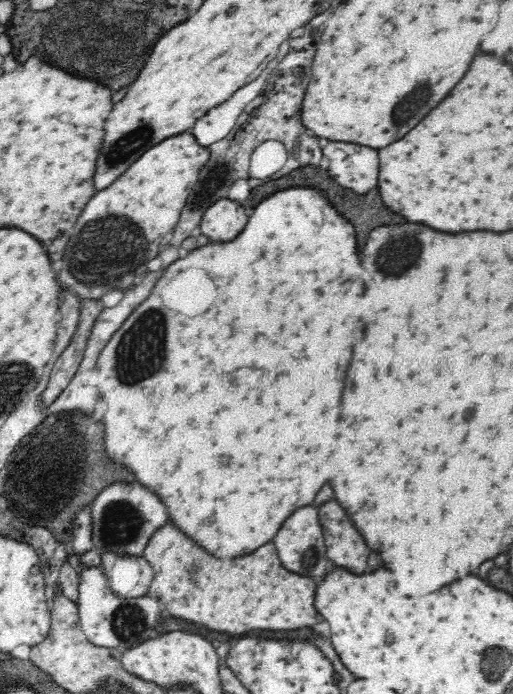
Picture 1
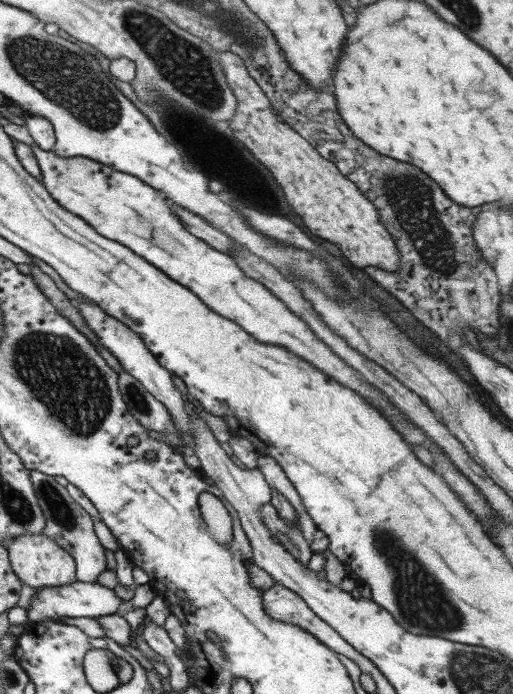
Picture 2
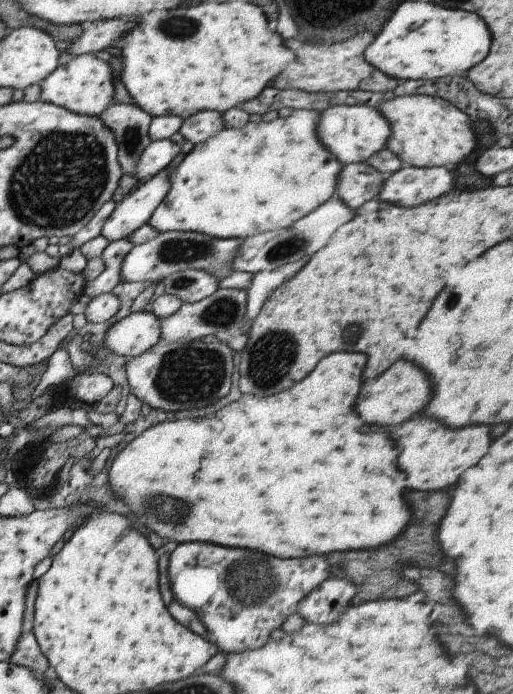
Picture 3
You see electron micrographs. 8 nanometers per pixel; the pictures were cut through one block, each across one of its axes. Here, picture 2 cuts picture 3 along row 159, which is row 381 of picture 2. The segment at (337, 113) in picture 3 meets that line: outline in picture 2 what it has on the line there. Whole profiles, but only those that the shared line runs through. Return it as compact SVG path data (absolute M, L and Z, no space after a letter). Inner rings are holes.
M39 146L33 148L33 156L41 170L41 184L47 188L51 198L61 208L81 218L83 222L87 222L99 236L107 240L115 240L117 244L131 250L135 256L143 258L153 268L167 274L167 278L187 288L201 302L205 302L213 312L239 324L257 342L283 348L291 356L297 356L309 362L311 366L321 370L325 376L329 376L343 388L357 392L373 408L377 408L379 414L383 414L391 422L391 426L403 436L403 440L409 446L427 448L433 454L439 452L441 456L447 456L441 450L441 446L433 438L429 438L423 428L419 428L413 420L409 420L409 416L403 410L399 410L383 390L367 382L343 358L337 358L333 350L327 348L325 342L319 340L319 336L315 336L315 332L295 312L291 312L285 306L283 300L279 300L273 292L269 292L259 282L247 278L239 270L239 266L233 262L231 256L209 248L203 240L183 230L181 222L171 212L169 200L161 192L141 182L137 176L119 172L107 164L89 160L89 158L81 158L81 156L61 158L53 150L41 150Z

